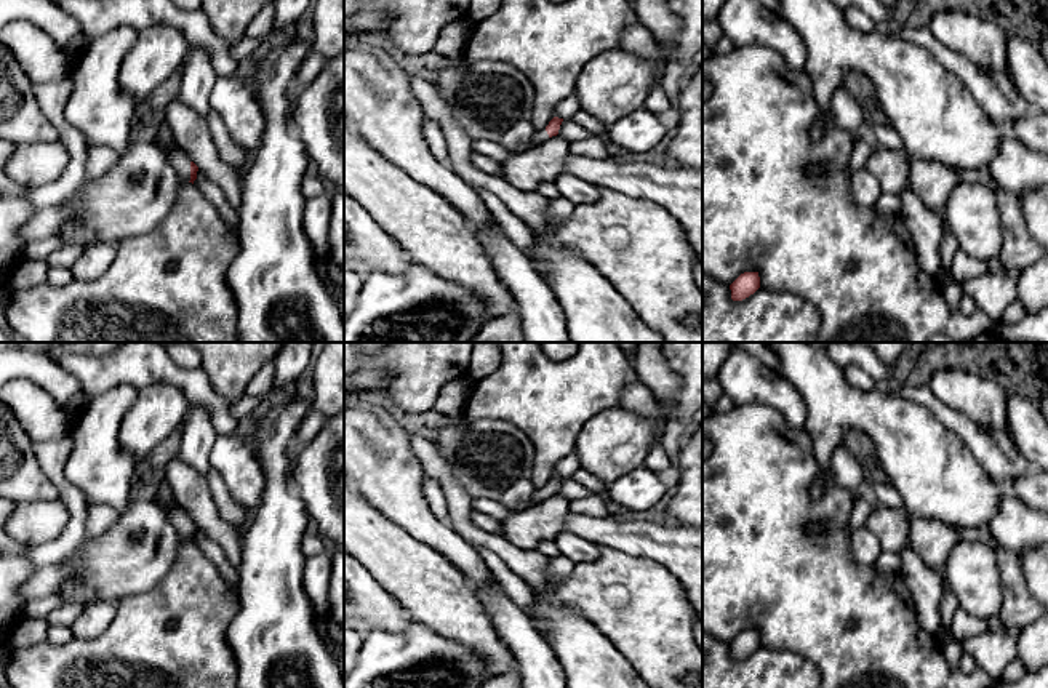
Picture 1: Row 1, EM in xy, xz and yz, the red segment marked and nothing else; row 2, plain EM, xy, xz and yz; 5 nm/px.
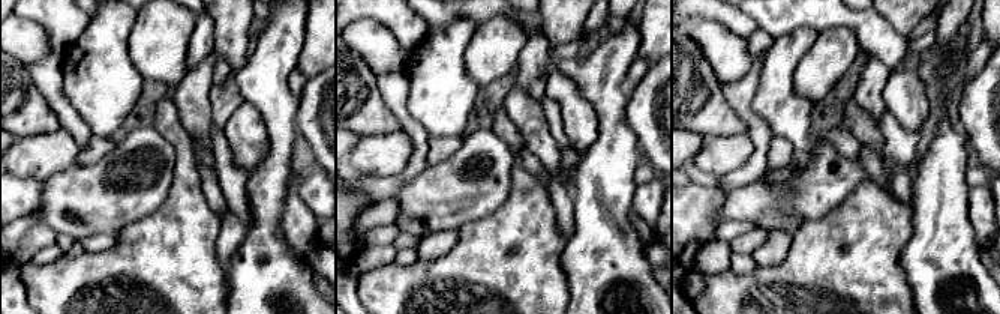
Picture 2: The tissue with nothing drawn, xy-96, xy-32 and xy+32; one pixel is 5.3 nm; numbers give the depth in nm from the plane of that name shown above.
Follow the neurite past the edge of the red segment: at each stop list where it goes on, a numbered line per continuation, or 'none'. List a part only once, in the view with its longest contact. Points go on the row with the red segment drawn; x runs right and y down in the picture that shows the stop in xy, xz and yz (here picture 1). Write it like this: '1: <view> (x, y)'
1: xy (180, 160)

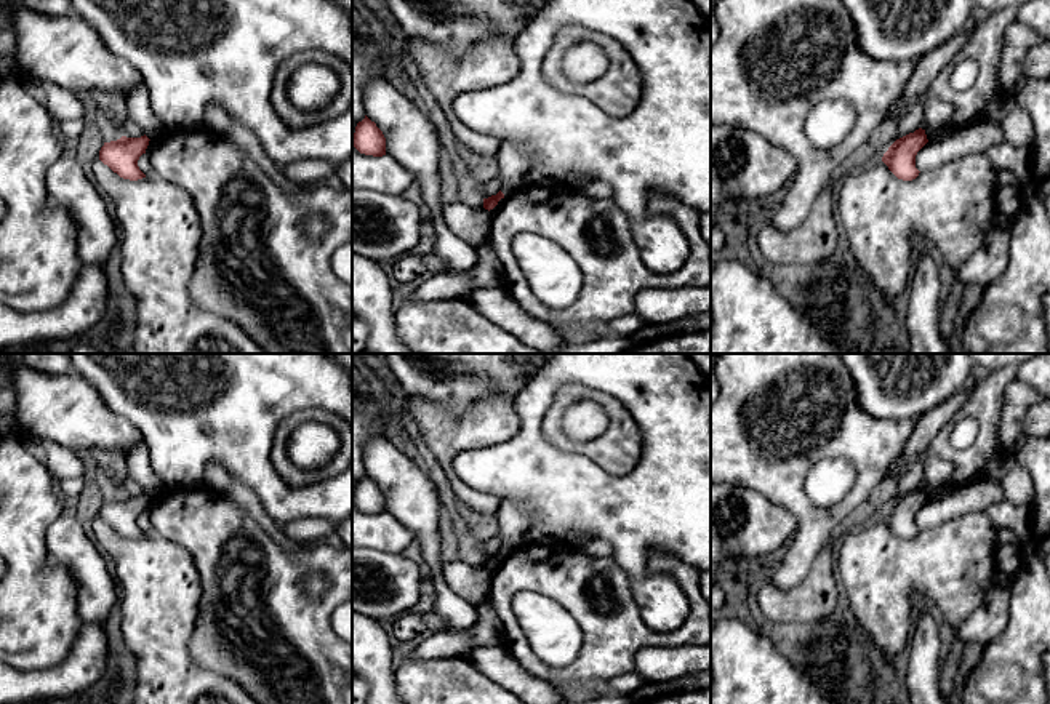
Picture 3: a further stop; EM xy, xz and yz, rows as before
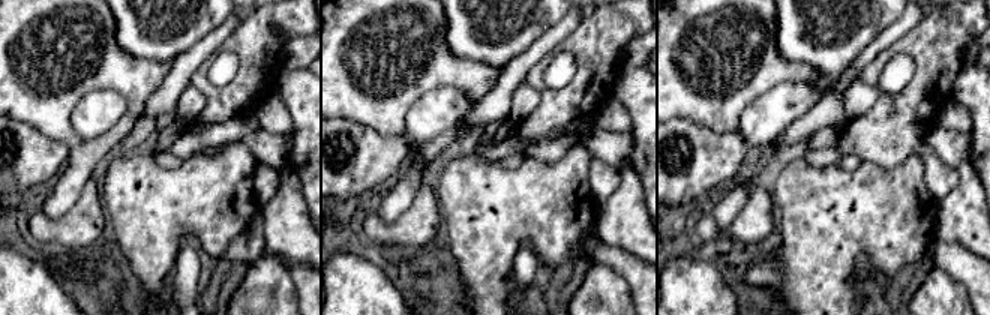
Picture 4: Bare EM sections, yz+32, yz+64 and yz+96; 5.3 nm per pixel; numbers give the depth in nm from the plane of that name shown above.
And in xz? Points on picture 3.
none

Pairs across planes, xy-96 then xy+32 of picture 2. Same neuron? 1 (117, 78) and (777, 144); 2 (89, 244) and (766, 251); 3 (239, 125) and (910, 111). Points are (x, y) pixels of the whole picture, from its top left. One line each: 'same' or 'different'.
1: different
2: same
3: same

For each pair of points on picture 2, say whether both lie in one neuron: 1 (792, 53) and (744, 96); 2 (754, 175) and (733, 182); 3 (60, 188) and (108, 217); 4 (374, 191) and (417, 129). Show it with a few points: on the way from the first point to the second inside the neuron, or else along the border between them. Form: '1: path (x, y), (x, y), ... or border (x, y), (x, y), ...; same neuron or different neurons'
1: border (766, 50), (753, 98), (753, 110), (763, 119); different neurons
2: path (750, 175), (738, 178); same neuron
3: path (72, 200), (92, 200), (96, 205); same neuron
4: path (393, 184), (417, 164), (419, 149); same neuron

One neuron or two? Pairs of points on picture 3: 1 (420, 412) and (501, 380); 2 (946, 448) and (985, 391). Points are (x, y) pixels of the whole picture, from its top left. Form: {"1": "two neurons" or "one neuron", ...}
{"1": "two neurons", "2": "one neuron"}

